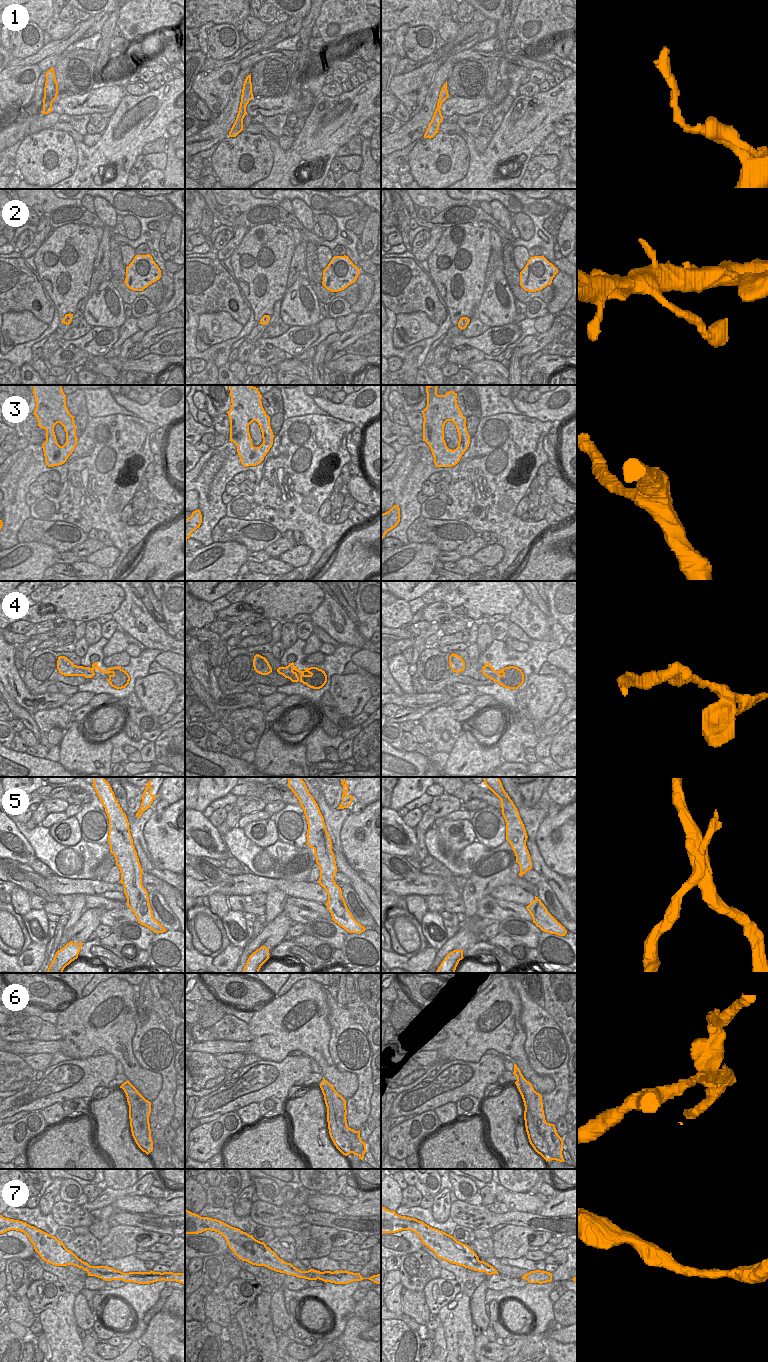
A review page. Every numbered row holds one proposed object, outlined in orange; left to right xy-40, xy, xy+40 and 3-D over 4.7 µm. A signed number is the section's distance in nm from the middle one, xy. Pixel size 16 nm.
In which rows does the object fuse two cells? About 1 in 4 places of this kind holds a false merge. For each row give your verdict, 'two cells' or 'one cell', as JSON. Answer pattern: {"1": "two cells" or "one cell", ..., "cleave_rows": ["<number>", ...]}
{"1": "one cell", "2": "one cell", "3": "one cell", "4": "one cell", "5": "two cells", "6": "two cells", "7": "one cell", "cleave_rows": ["5", "6"]}

